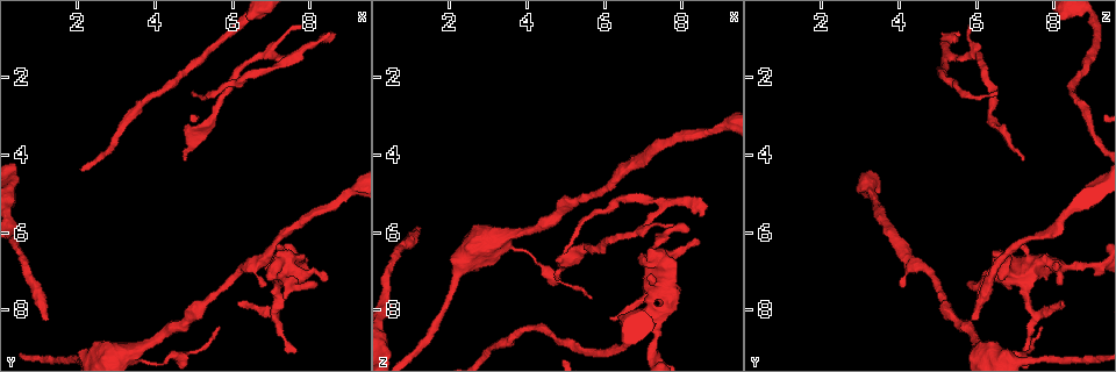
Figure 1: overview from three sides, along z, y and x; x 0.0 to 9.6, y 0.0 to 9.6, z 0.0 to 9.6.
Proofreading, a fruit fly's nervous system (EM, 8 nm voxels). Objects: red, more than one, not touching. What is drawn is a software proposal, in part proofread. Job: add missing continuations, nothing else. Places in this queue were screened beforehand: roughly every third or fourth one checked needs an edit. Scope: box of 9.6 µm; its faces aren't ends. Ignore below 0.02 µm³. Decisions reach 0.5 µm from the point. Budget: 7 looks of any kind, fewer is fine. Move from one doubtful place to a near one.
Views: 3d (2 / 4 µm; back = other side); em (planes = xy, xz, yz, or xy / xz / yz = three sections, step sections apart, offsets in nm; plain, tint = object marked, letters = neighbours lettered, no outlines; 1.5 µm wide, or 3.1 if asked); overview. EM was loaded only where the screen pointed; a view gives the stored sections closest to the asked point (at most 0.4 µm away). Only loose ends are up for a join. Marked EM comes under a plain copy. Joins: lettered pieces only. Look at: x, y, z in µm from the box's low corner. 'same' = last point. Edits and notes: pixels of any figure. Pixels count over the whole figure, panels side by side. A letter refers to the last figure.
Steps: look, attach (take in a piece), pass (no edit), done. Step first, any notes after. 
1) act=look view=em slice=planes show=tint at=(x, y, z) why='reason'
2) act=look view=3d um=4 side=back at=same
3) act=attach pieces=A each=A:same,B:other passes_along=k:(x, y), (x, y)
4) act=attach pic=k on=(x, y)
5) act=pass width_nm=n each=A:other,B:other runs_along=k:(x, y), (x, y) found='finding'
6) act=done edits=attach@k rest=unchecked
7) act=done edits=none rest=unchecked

act=look view=em slice=planes show=letters at=(4.95, 2.40, 6.50) why='free end'

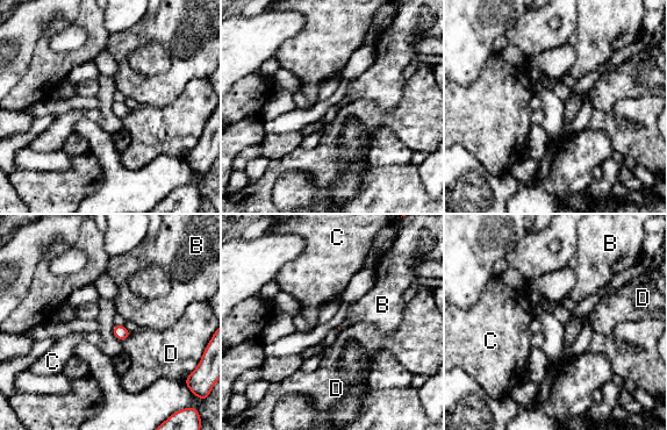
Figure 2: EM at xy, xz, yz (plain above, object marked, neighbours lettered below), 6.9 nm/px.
act=pass each=B:other,C:other,D:other border=2:(131, 332), (122, 342) found='none of them fits'

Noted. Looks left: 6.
act=look view=3d um=4 at=(7.20, 6.35, 7.20) why='tapers out'

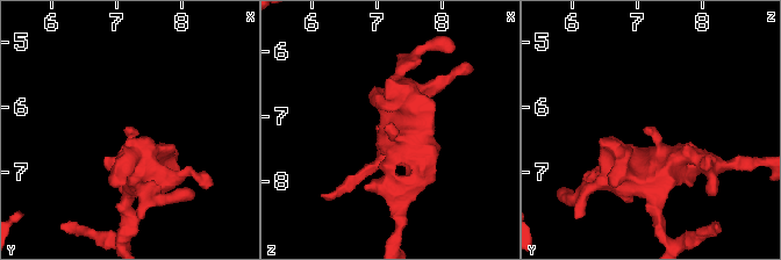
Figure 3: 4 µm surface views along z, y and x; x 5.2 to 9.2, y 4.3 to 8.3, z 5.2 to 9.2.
act=look view=em slice=planes show=letters at=(7.15, 6.30, 7.10) why='now the EM'

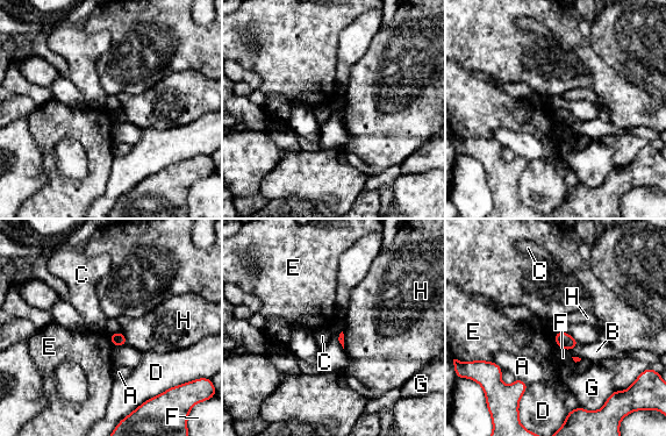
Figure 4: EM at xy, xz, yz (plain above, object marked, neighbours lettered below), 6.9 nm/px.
act=pass each=A:other,B:other,C:other,D:other,E:other,F:other,G:other,H:other border=4:(552, 335), (560, 348) found='no lettered piece goes on from it'

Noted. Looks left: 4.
act=look view=3d um=2 at=(5.65, 8.40, 7.60) why='long arm stops here'

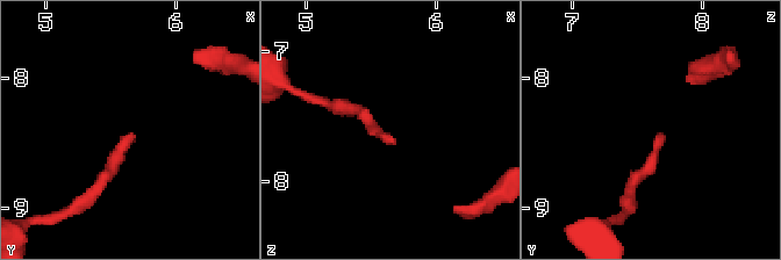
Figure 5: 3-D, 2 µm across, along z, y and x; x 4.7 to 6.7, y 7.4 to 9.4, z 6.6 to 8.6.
act=look view=em slice=planes show=letters at=(5.64, 8.44, 7.64)

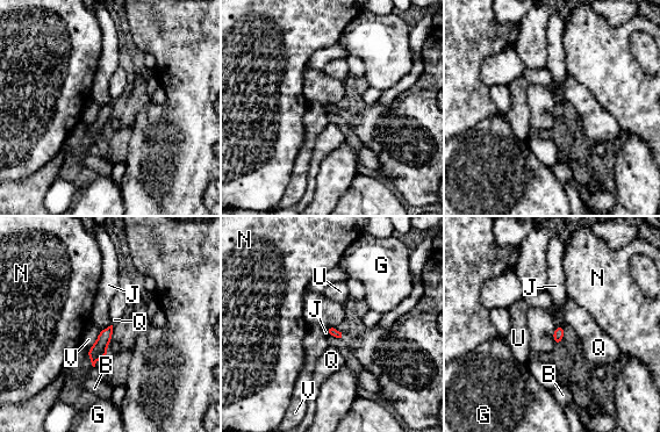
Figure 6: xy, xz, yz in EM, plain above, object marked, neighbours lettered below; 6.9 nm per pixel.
act=pass width_nm=70 each=B:other,G:other,J:other,N:other,Q:other,U:other,V:other border=6:(110, 324), (100, 330) found='no lettered piece goes on from it'

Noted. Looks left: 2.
act=done edits=none rest=unchecked

